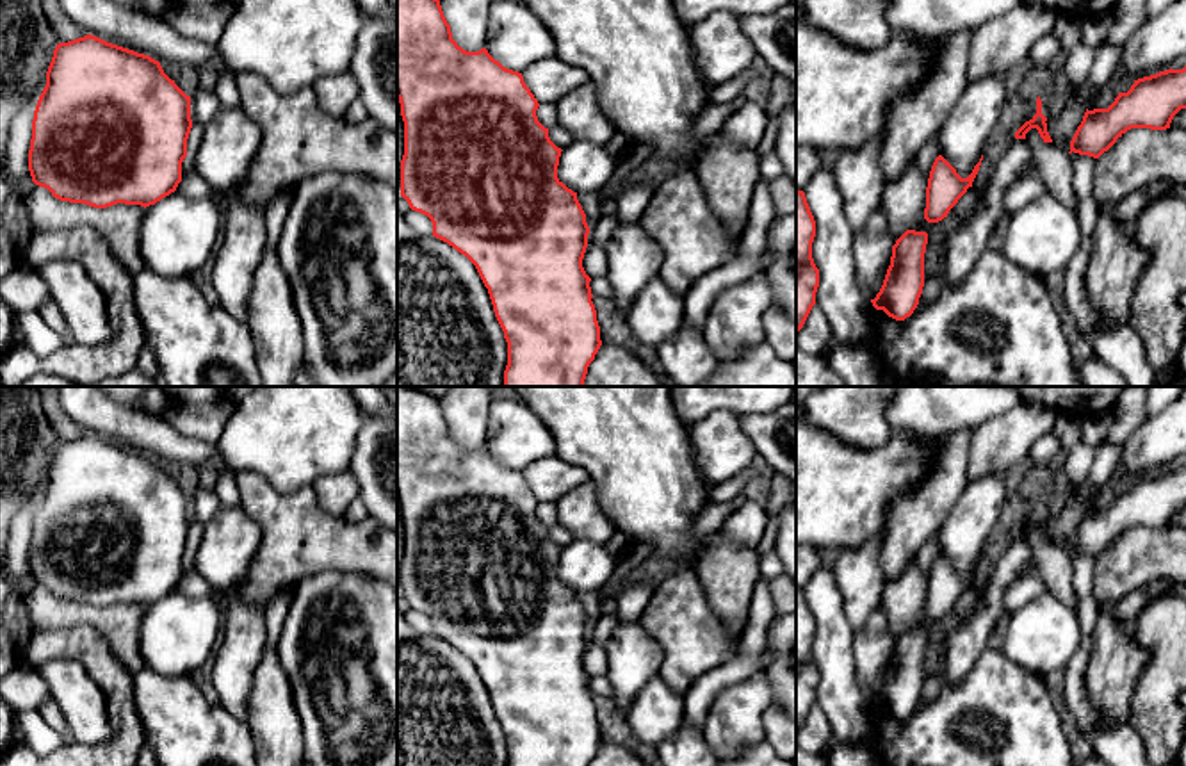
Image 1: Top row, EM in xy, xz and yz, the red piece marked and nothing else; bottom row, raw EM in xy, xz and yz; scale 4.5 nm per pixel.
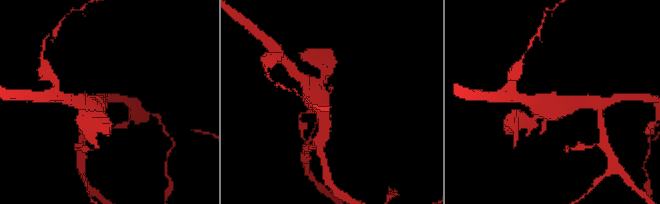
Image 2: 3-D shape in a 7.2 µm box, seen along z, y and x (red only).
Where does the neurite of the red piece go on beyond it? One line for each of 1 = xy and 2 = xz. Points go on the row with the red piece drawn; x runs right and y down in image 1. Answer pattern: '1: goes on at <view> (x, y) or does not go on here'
1: does not go on here
2: does not go on here

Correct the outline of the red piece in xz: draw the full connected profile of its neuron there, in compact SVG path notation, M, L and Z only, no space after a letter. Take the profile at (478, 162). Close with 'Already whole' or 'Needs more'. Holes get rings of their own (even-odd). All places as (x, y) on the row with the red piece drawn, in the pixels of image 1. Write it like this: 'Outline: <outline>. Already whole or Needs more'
Outline: M397 0L397 100L404 121L404 155L401 160L401 196L410 208L427 216L433 223L433 237L447 242L465 255L477 269L484 287L488 289L495 317L508 342L508 365L504 371L504 387L586 387L584 379L589 363L595 360L602 340L597 310L591 301L591 278L582 267L588 248L589 226L586 214L577 200L577 192L568 189L557 178L561 148L557 148L536 116L538 100L525 86L522 73L504 68L486 48L479 52L463 50L451 32L440 0Z. Already whole

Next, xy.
Outline: M84 36L59 43L32 119L32 182L69 203L150 207L176 191L192 128L191 96L150 55Z. Already whole

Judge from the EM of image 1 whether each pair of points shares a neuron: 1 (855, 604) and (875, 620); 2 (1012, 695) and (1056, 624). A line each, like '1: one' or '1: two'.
1: two
2: two

